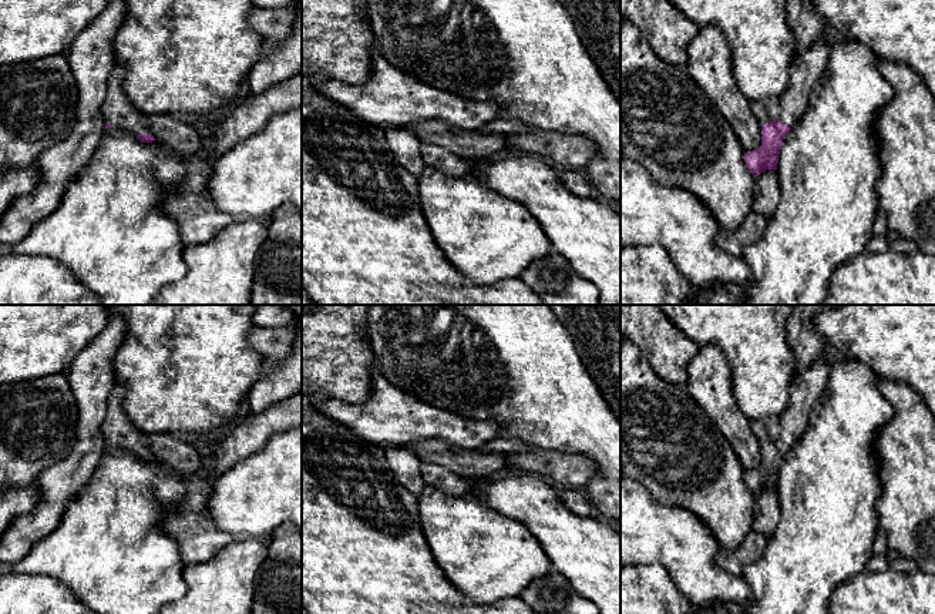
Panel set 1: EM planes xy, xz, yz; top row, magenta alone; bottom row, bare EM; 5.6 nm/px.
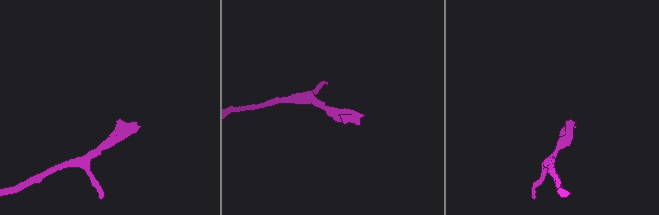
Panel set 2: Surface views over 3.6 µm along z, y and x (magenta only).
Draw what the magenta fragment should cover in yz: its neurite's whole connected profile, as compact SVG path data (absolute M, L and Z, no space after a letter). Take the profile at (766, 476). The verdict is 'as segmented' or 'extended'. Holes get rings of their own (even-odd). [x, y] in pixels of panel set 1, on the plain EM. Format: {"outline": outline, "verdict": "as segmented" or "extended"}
{"outline": "M823 356L793 380L788 407L780 417L778 437L761 443L761 464L744 472L744 482L754 497L766 489L777 489L783 459L804 436L808 417L825 389L828 370Z", "verdict": "extended"}

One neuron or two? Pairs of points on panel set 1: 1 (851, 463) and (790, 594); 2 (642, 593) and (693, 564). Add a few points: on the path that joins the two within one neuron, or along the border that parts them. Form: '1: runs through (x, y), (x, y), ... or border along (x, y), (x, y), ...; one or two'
1: runs through (828, 496), (826, 534), (804, 562); one
2: border along (639, 564), (661, 564), (689, 599); two

